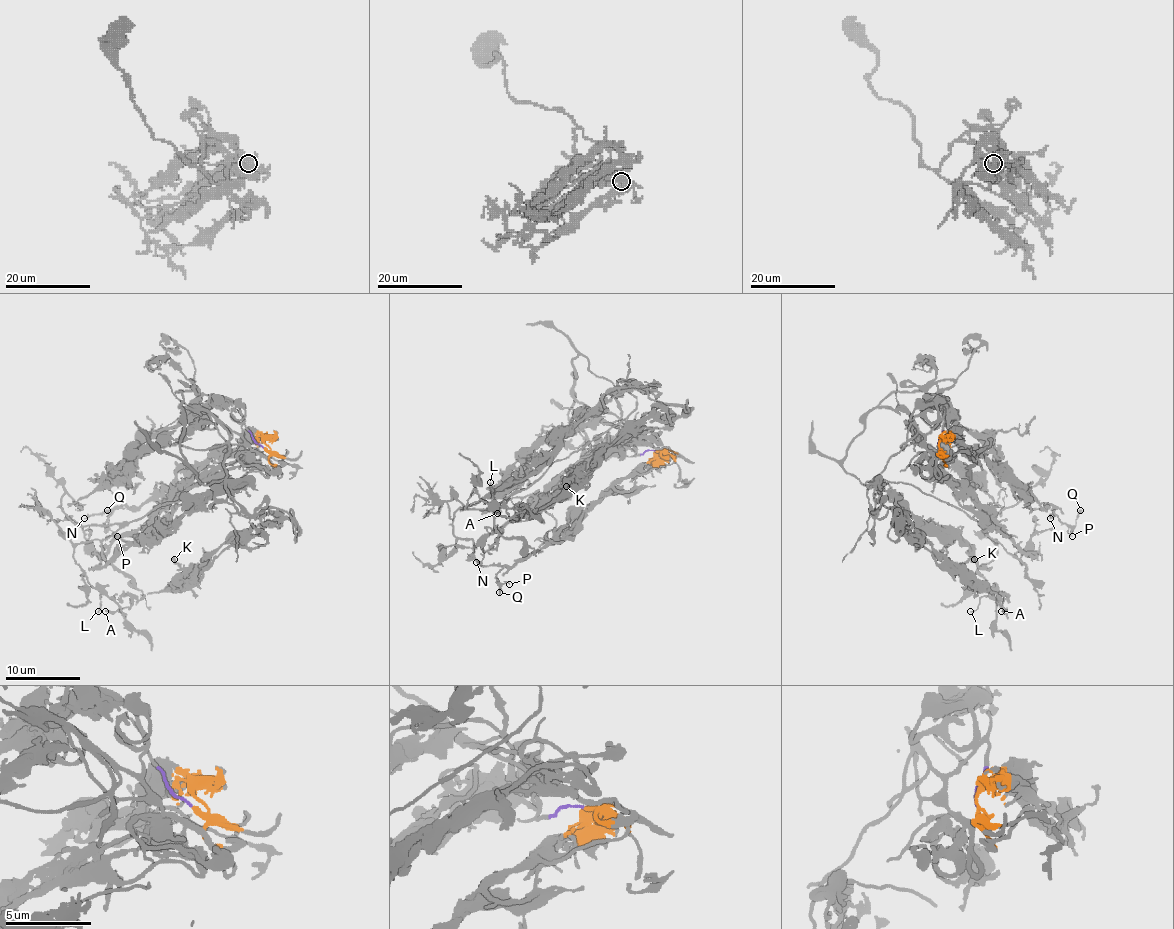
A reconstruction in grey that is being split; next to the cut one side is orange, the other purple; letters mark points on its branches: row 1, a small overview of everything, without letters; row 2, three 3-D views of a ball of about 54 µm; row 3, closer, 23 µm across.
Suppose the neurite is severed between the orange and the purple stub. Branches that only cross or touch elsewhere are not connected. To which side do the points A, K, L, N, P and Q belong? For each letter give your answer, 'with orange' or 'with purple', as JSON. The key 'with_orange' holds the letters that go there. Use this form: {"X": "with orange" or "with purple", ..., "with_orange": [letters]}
{"A": "with purple", "K": "with purple", "L": "with purple", "N": "with orange", "P": "with orange", "Q": "with orange", "with_orange": ["N", "P", "Q"]}

